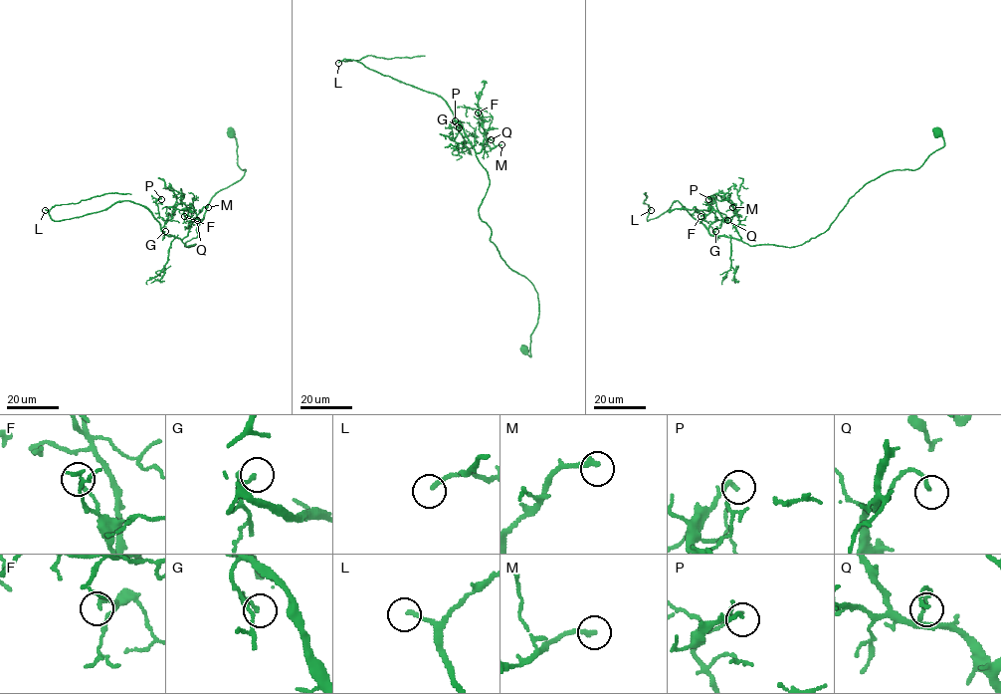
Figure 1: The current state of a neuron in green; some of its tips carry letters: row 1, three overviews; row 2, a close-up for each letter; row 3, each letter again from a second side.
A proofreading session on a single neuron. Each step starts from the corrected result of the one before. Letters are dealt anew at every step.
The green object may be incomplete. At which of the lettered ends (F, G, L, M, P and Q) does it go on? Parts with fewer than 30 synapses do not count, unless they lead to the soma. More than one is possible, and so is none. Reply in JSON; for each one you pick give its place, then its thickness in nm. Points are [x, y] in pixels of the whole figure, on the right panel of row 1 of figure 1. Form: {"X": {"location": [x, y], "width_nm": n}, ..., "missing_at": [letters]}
{"L": {"location": [651, 210], "width_nm": 170}, "M": {"location": [732, 207], "width_nm": 240}, "missing_at": ["L", "M"]}

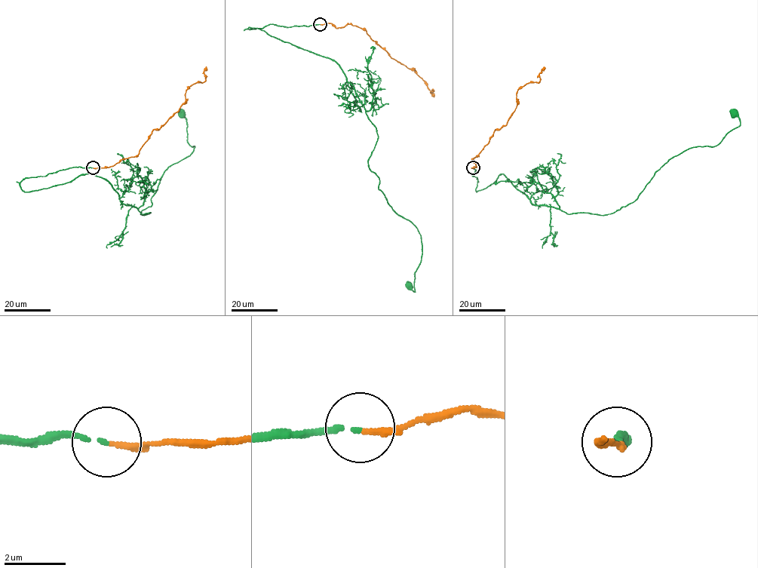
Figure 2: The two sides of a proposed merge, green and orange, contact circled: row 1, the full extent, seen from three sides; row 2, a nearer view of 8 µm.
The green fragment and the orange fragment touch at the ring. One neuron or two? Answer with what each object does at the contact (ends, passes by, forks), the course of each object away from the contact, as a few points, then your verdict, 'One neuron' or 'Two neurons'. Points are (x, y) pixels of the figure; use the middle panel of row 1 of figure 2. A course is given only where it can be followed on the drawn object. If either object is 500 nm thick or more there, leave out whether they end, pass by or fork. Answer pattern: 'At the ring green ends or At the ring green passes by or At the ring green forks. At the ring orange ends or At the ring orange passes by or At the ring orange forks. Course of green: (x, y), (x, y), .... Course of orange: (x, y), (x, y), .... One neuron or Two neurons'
At the ring green ends. At the ring orange ends. Course of green: (320, 24), (247, 29), (331, 59), (353, 86), (378, 139), (368, 167), (421, 235), (414, 291), (409, 286). Course of orange: (320, 24), (330, 23), (337, 28), (349, 24), (363, 28), (392, 58), (407, 68), (413, 69), (434, 96). One neuron

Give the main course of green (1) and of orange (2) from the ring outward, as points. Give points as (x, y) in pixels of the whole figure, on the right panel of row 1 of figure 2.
1: (472, 168), (476, 191), (503, 173), (535, 205), (605, 215), (676, 155), (720, 142), (740, 125), (734, 113)
2: (472, 168), (476, 167), (472, 159), (515, 109), (517, 91), (540, 81), (544, 66)

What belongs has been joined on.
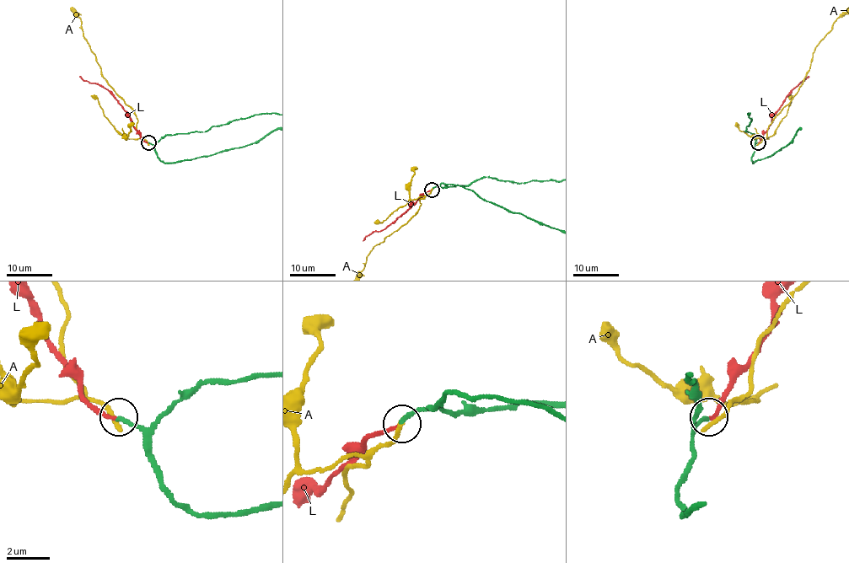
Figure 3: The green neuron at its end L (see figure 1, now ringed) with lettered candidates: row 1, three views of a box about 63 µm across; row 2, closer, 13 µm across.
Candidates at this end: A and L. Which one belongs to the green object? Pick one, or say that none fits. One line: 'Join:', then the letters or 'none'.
Join: L

